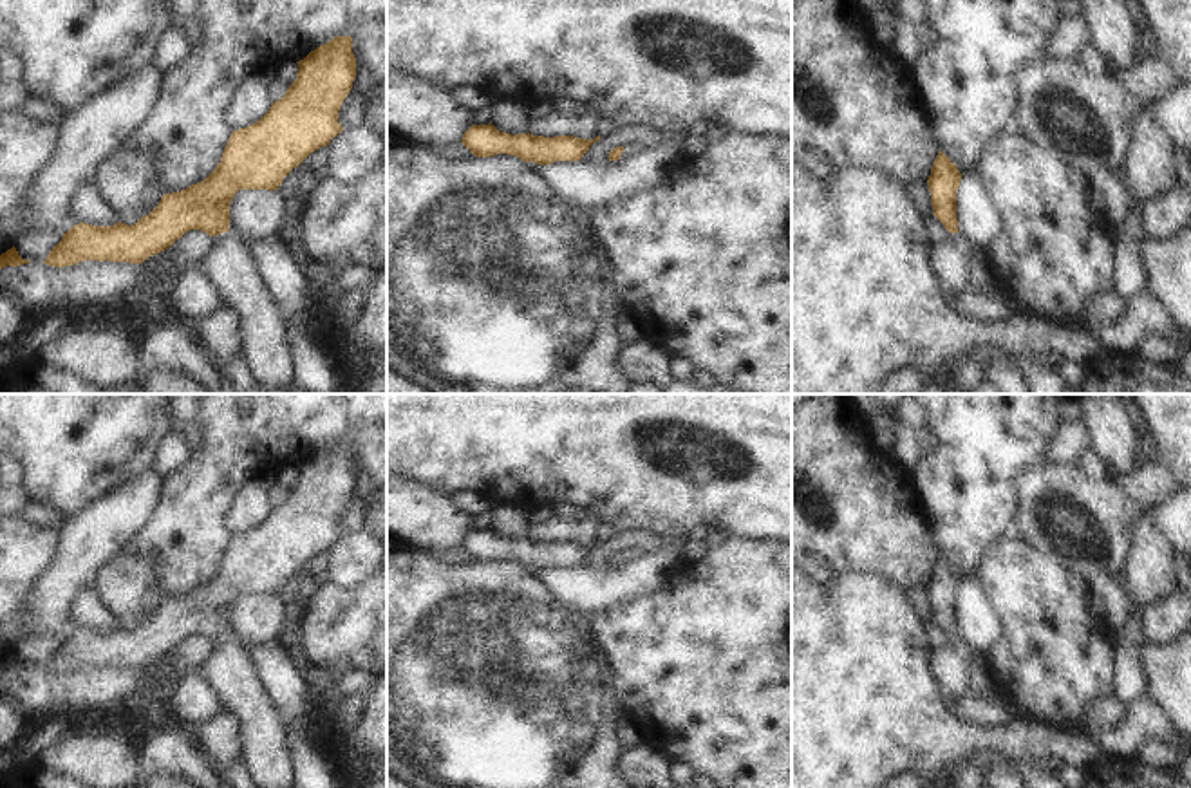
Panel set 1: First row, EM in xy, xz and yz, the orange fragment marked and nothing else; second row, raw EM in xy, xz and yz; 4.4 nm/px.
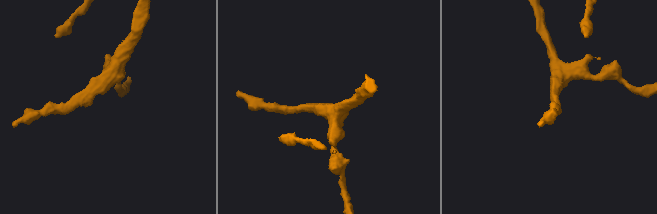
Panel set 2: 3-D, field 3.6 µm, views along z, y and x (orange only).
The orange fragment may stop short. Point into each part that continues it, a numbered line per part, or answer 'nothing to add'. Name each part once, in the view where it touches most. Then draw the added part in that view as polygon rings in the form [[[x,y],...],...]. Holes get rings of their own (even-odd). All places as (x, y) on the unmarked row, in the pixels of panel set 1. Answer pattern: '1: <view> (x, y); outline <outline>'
1: xy (226, 669); outline [[[233,636],[215,640],[197,672],[215,690],[222,708],[240,721],[242,763],[255,786],[293,788],[284,727],[257,680],[244,645]]]

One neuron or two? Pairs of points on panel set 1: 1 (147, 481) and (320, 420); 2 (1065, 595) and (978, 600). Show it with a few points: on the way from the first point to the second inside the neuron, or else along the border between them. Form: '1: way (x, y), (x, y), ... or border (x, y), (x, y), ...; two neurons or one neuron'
1: border (165, 479), (159, 499), (147, 519); two neurons
2: border (976, 570), (1002, 624), (1002, 637), (996, 642); two neurons

